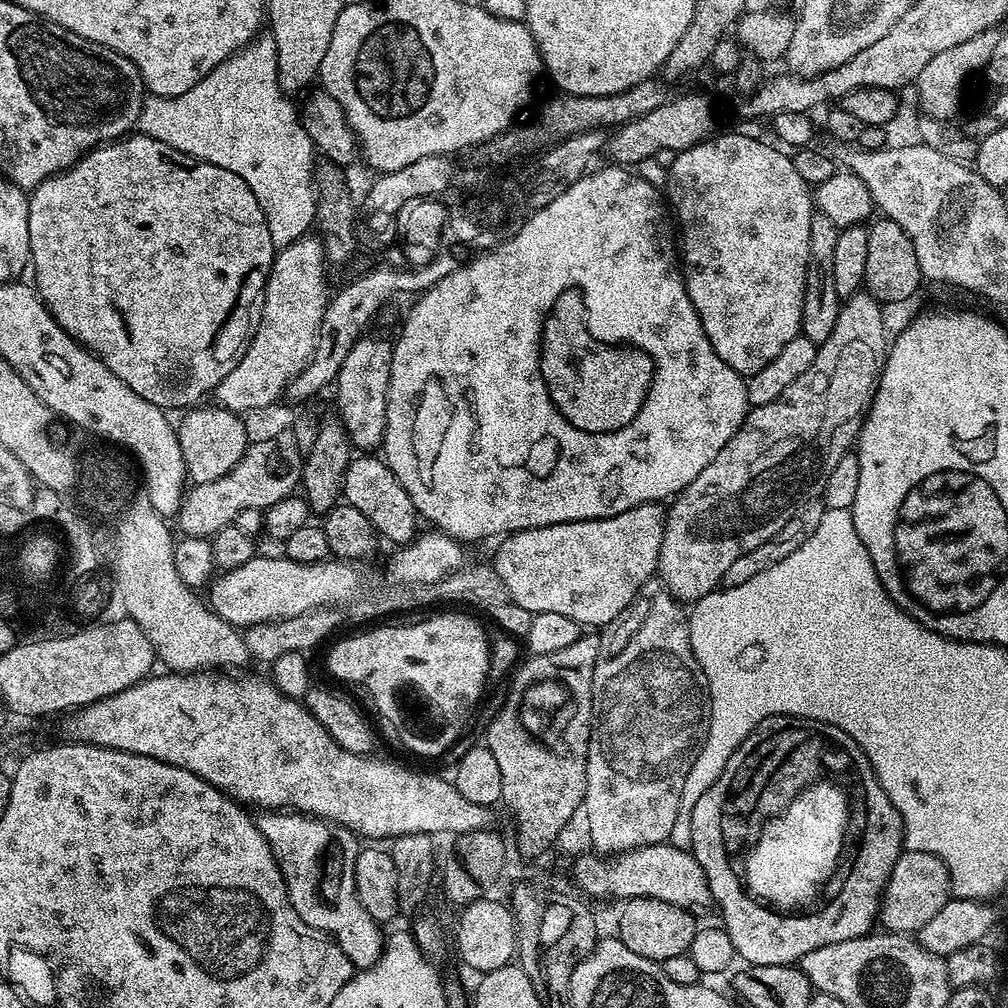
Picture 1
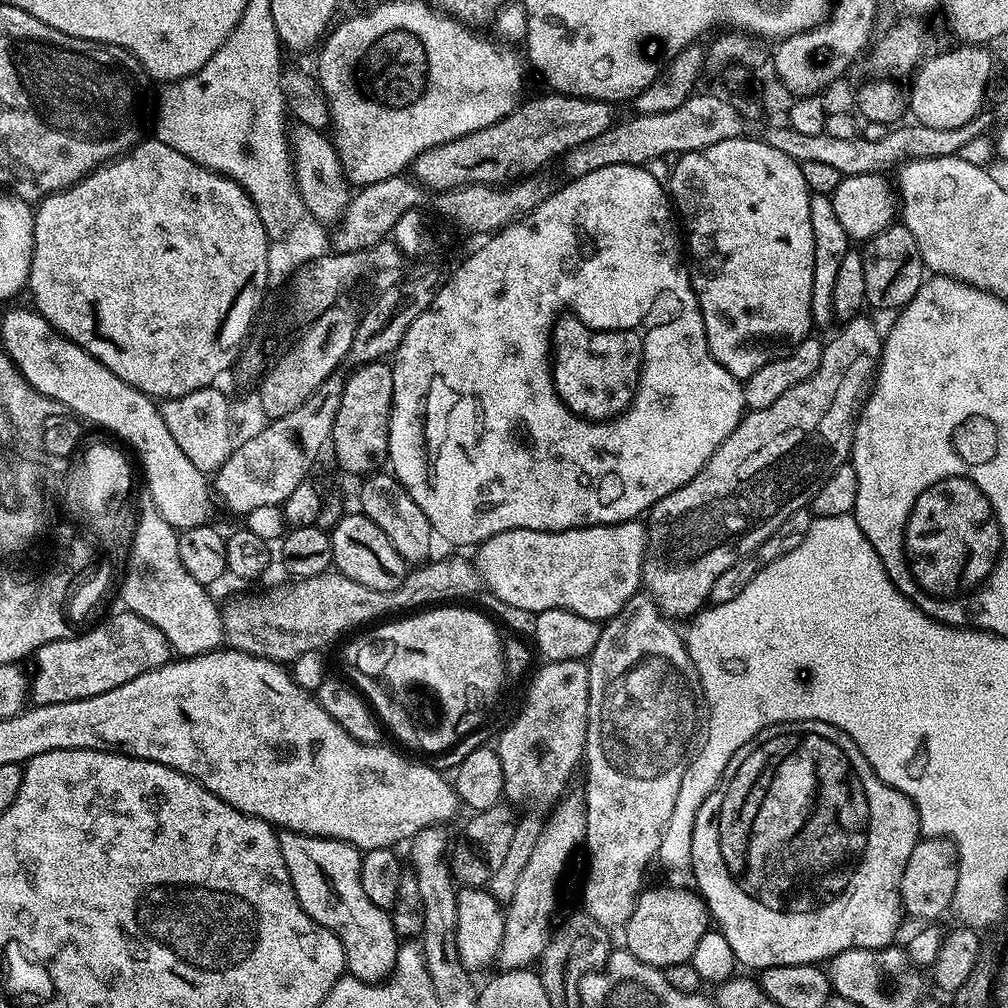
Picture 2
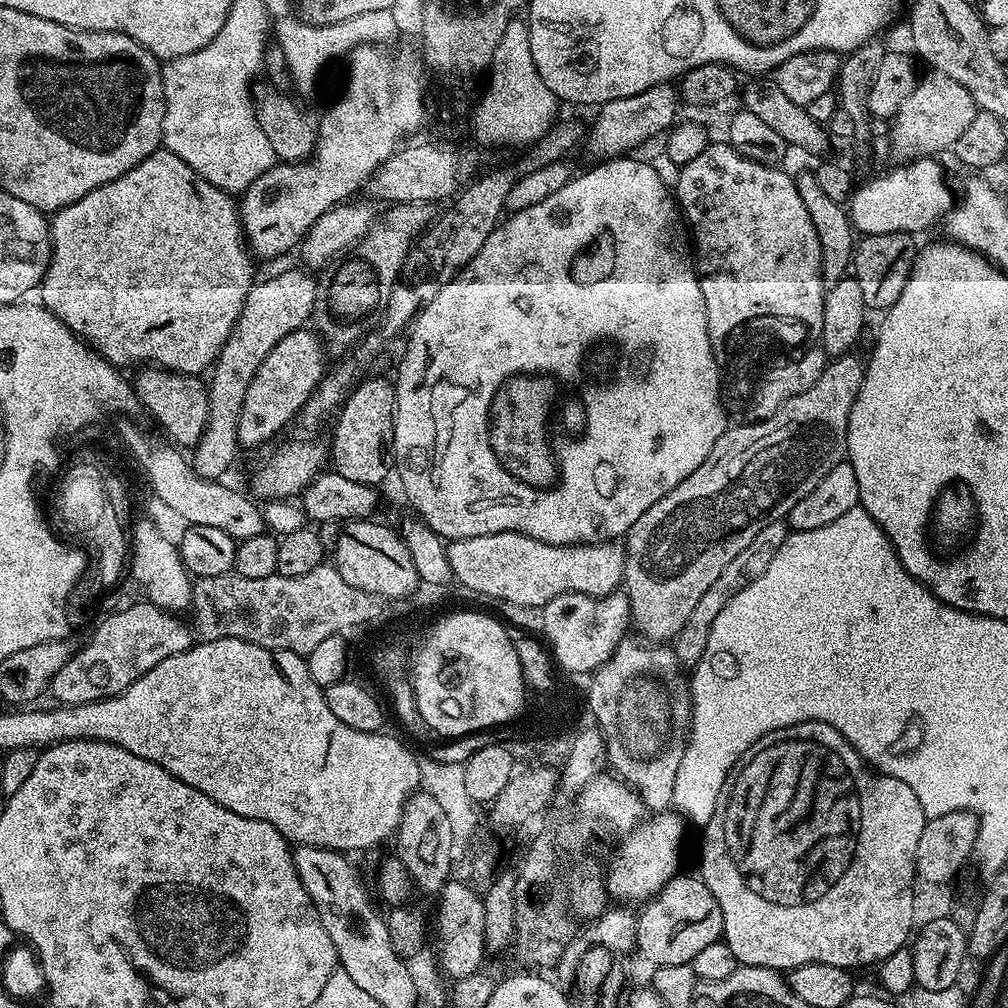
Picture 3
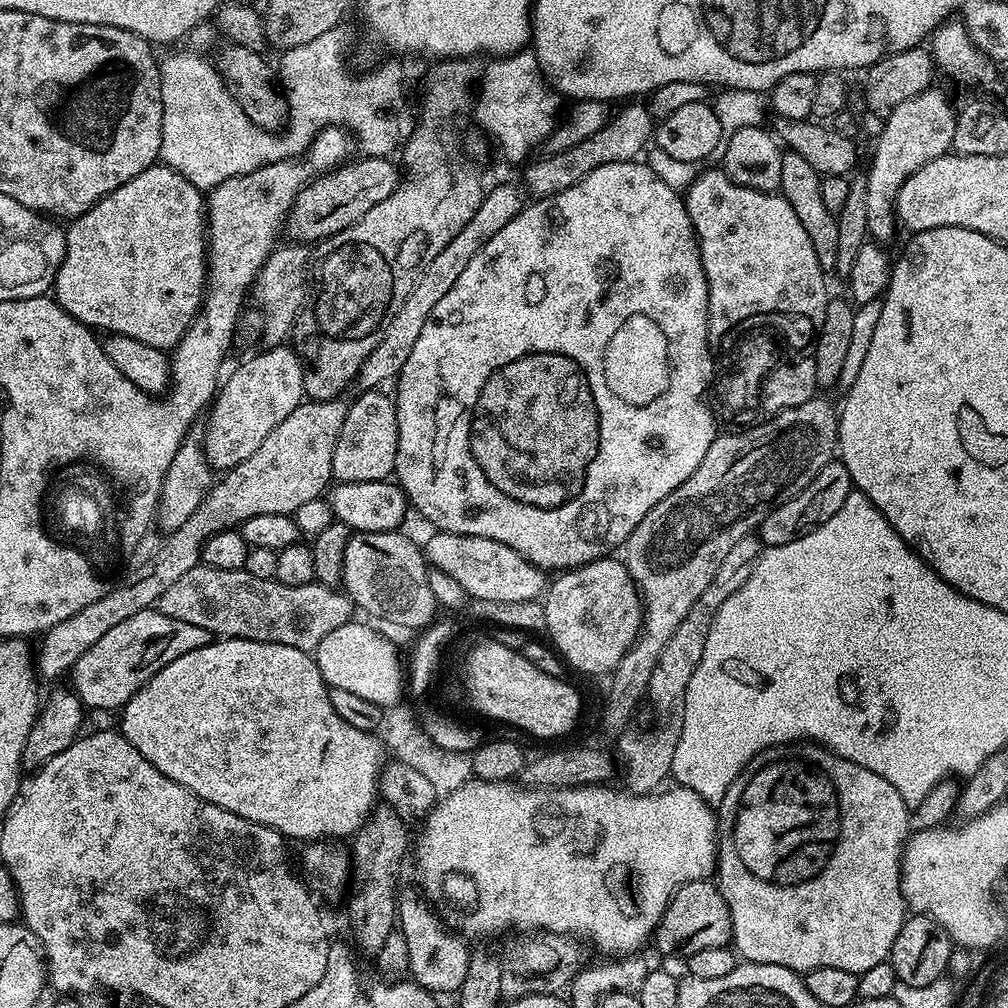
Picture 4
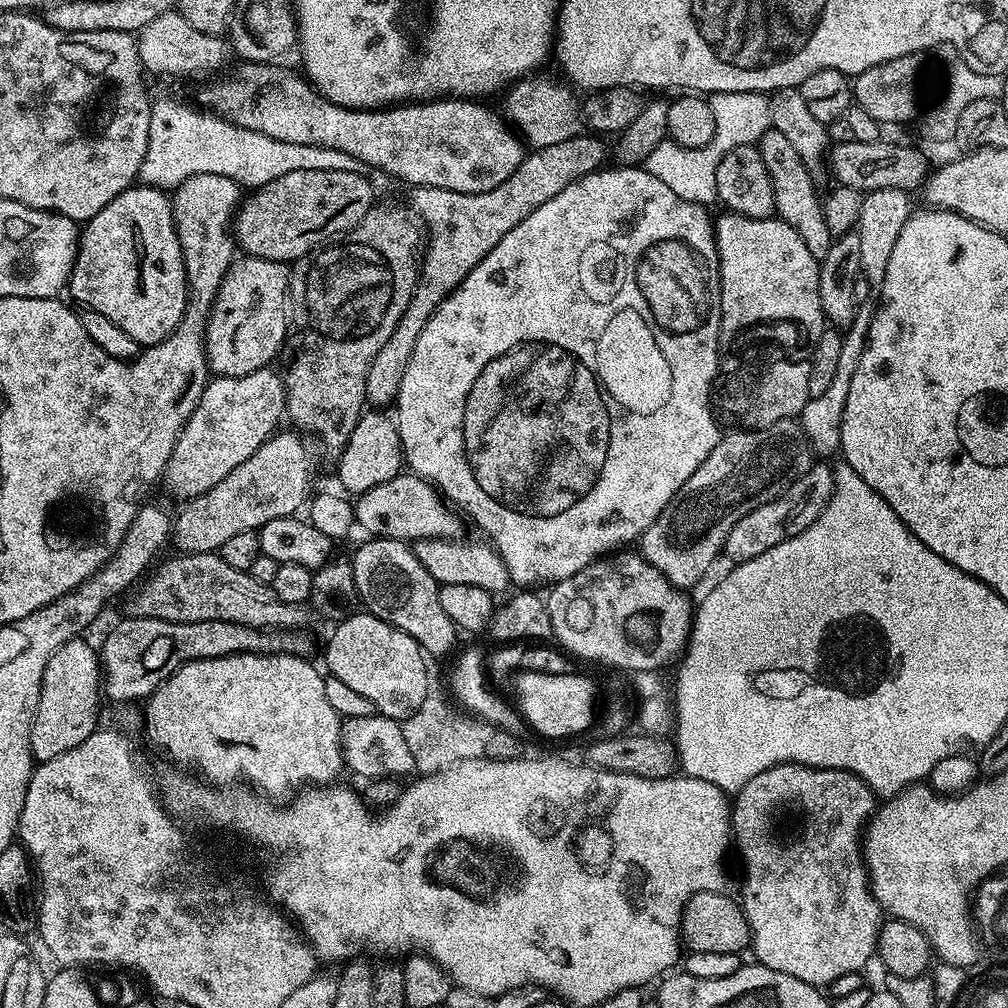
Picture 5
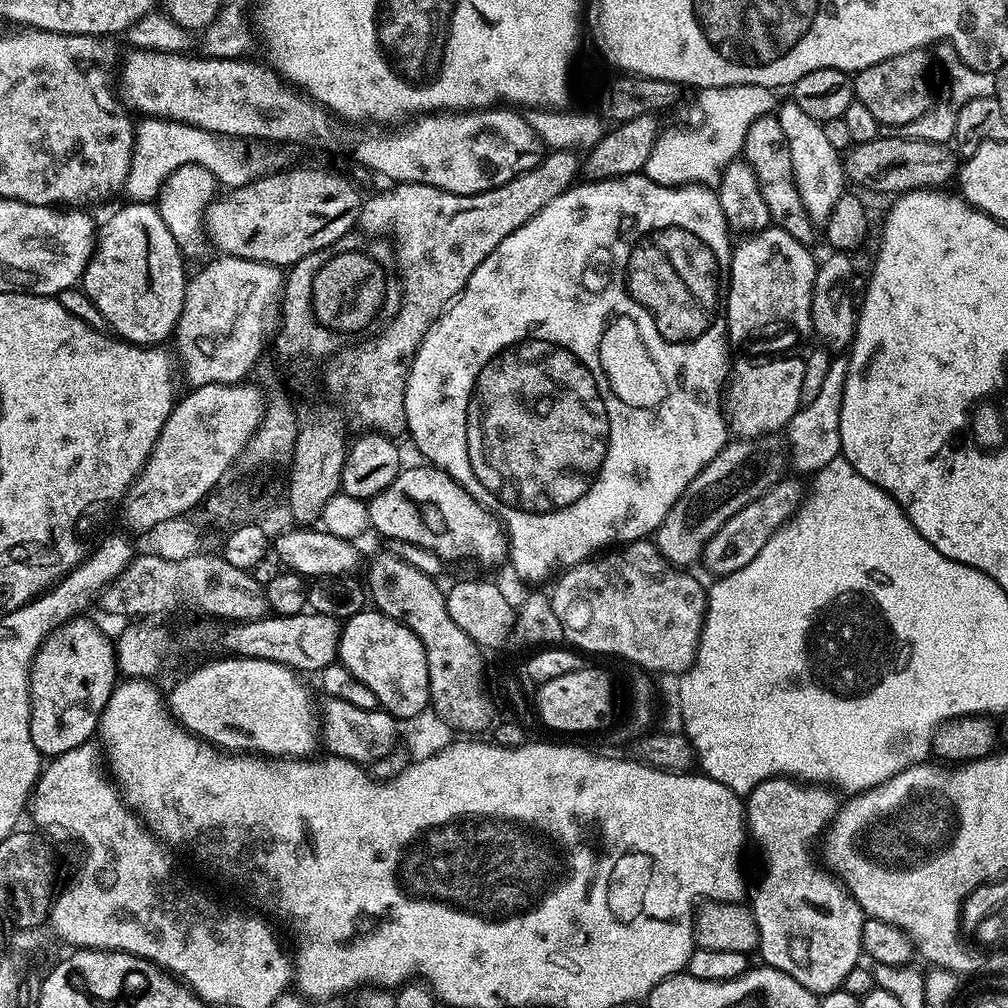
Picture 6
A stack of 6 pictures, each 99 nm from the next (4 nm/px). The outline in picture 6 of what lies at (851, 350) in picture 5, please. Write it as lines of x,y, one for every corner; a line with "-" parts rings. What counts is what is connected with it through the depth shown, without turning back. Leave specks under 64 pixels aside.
838,356
831,359
828,373
817,397
810,404
801,407
784,430
784,435
792,441
792,460
790,456
790,466
792,464
793,468
798,472
814,474
822,466
828,465
840,453
840,410
846,373
848,373
847,357

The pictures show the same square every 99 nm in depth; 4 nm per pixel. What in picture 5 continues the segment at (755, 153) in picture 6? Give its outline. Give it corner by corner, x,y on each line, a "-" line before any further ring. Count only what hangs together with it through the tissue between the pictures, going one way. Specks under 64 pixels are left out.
769,128
768,133
758,141
758,147
774,186
775,215
798,230
798,238
806,242
806,250
810,250
816,260
826,258
826,250
830,250
834,237
830,226
826,226
822,196
816,193
816,186
812,182
813,173
802,162
798,150
794,150
790,138
786,138
786,134
777,128

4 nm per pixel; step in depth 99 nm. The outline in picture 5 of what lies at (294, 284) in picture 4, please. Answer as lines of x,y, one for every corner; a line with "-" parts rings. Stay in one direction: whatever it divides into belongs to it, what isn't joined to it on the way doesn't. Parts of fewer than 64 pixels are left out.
257,256
240,259
224,275
224,281
216,291
216,301
212,303
212,311
208,313
204,325
204,353
209,369
216,376
245,376
257,372
259,368
269,367
273,363
271,360
275,361
279,357
290,327
289,265

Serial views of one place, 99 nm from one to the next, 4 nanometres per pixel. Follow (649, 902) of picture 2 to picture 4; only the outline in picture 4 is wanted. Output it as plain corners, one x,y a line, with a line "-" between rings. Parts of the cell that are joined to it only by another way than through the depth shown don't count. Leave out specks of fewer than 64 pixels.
711,879
695,880
689,884
683,884
672,896
672,900
666,906
664,916
654,933
654,945
664,956
681,956
687,958
698,954
698,950
707,950
710,946
729,947
732,938
732,919
730,910
722,898
719,887

